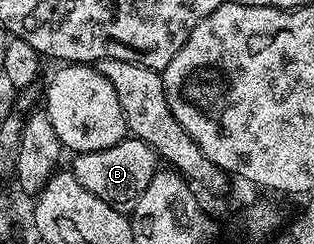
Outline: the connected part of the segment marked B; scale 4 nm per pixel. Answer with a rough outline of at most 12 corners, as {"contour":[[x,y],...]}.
{"contour":[[143,141],[79,151],[71,170],[83,189],[132,212],[159,170]]}

